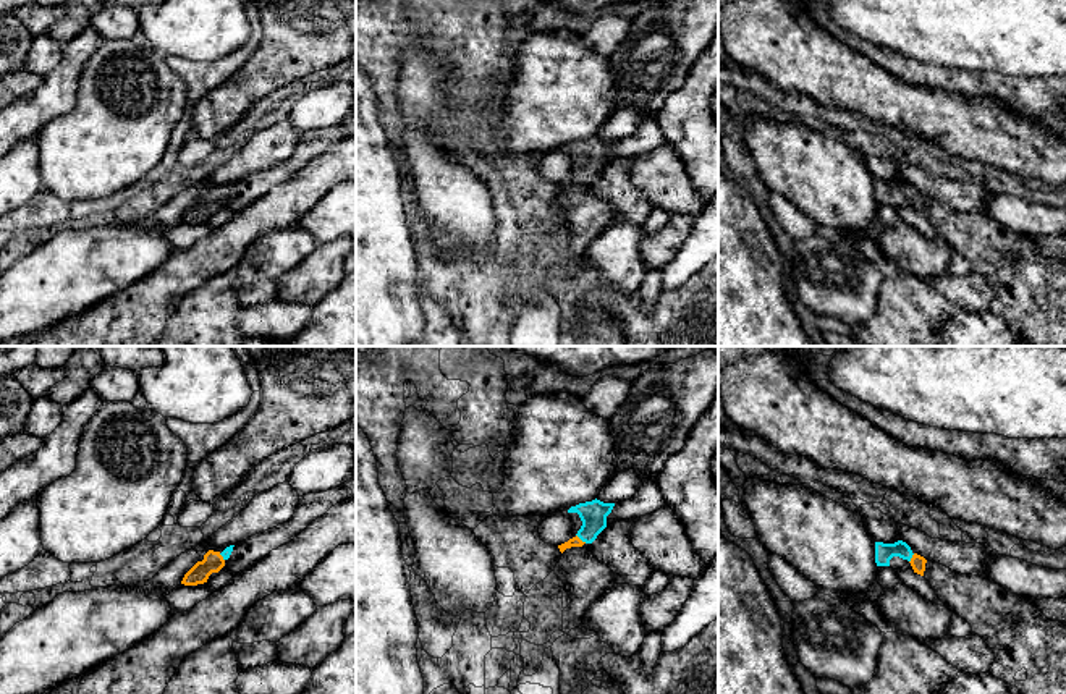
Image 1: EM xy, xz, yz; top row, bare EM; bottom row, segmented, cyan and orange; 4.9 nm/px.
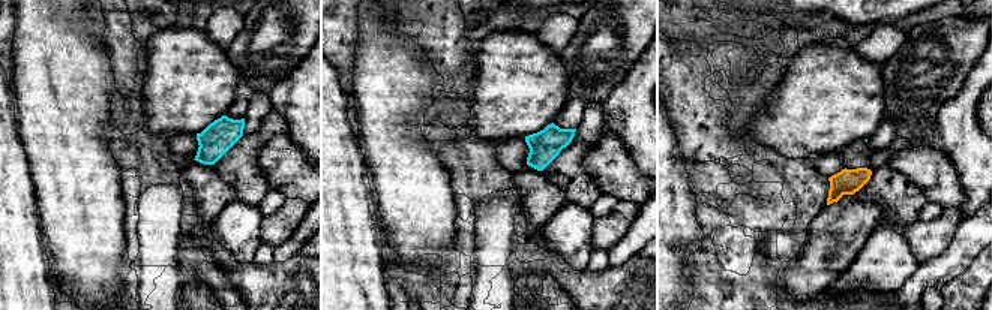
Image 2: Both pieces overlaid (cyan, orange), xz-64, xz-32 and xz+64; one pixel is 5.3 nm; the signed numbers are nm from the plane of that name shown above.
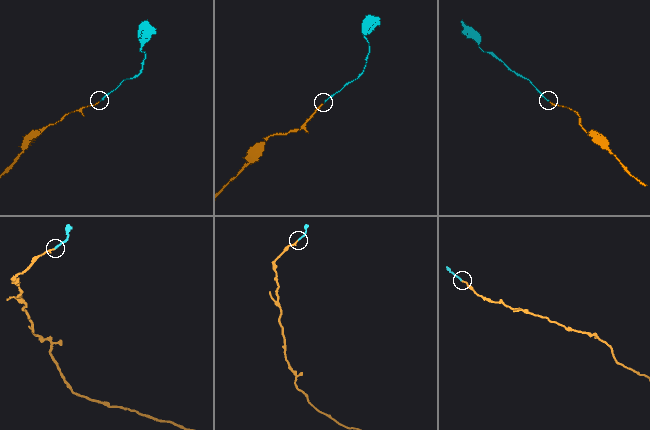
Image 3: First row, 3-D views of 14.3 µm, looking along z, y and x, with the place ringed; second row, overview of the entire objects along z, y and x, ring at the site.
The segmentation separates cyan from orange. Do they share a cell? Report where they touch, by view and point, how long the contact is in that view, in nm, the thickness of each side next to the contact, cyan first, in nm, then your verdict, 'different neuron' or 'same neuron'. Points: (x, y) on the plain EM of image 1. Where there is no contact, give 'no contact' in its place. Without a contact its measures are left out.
xz (581, 177) | 70 nm | 130/50 nm | same neuron

